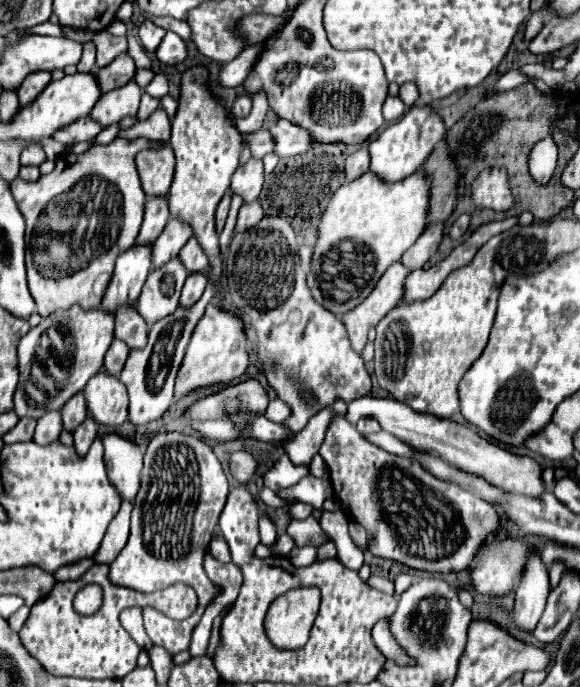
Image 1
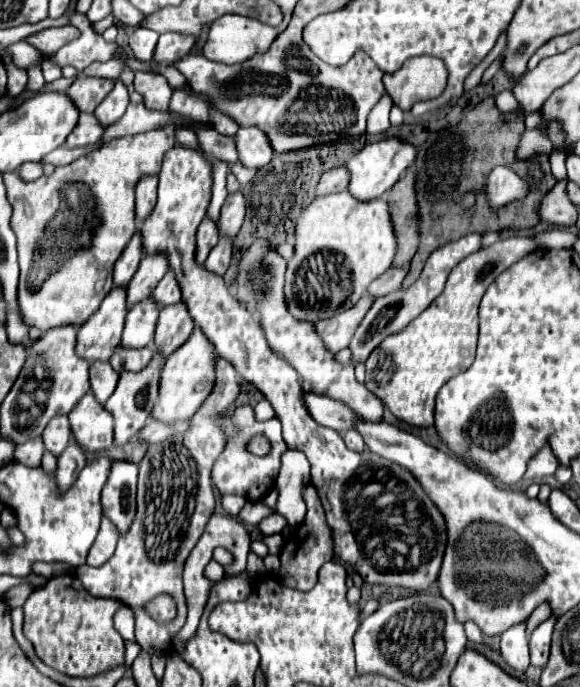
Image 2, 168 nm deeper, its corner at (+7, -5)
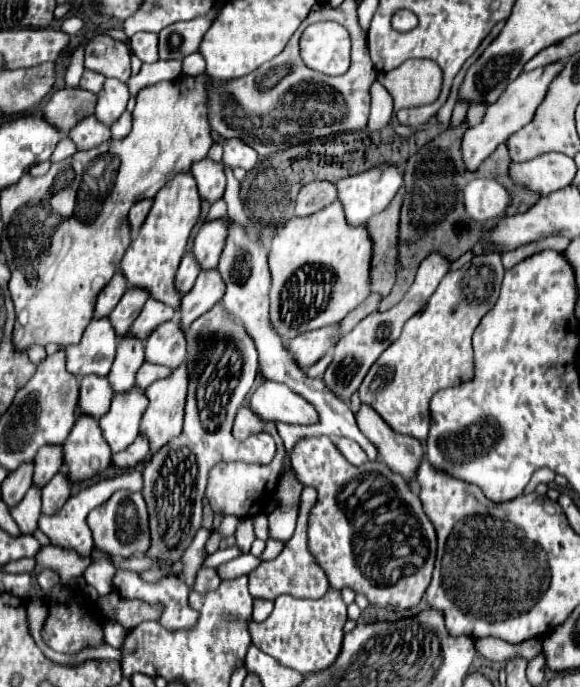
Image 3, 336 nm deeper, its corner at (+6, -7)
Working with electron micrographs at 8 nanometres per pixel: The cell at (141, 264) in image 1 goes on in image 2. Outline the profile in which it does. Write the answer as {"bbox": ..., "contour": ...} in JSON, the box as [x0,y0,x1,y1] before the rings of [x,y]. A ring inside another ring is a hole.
{"bbox":[75,289,127,361],"contour":[[[113,289],[101,303],[99,311],[77,331],[75,353],[85,361],[109,361],[115,353],[127,313],[125,289]]]}

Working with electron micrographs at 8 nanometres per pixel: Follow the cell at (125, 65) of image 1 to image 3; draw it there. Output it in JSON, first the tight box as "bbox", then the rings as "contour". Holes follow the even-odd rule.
{"bbox":[42,87,98,133],"contour":[[[64,87],[50,97],[42,115],[46,115],[46,119],[50,119],[50,123],[54,123],[54,127],[68,133],[86,115],[94,113],[96,101],[98,101],[98,95],[92,91],[86,91],[80,87],[74,87],[74,89]]]}

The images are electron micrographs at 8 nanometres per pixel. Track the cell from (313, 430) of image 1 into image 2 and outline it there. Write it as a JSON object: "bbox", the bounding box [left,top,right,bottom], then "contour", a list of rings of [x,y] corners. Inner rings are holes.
{"bbox":[273,449,309,527],"contour":[[[291,449],[281,457],[281,461],[283,465],[275,481],[279,497],[273,511],[285,517],[291,527],[297,527],[305,519],[303,489],[309,483],[309,461],[301,451]]]}

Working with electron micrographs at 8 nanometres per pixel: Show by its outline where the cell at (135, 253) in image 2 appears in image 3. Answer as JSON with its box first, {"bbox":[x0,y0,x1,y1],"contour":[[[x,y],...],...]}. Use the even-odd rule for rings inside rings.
{"bbox":[94,271,128,317],"contour":[[[118,271],[110,283],[102,289],[102,293],[98,295],[98,303],[96,303],[96,311],[94,311],[94,317],[104,317],[108,315],[120,301],[120,297],[124,295],[128,283],[126,283],[126,277],[120,275],[122,271]]]}

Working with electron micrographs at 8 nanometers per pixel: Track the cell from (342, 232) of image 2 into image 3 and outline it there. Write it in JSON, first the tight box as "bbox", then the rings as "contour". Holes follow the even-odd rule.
{"bbox":[268,201,374,339],"contour":[[[334,201],[308,217],[292,217],[284,223],[284,227],[274,235],[268,263],[272,271],[272,287],[270,287],[270,317],[274,323],[274,331],[284,339],[292,339],[306,331],[314,331],[318,327],[326,327],[330,323],[340,323],[362,299],[372,293],[372,249],[374,241],[366,229],[366,225],[352,227],[346,217],[340,201]]]}

